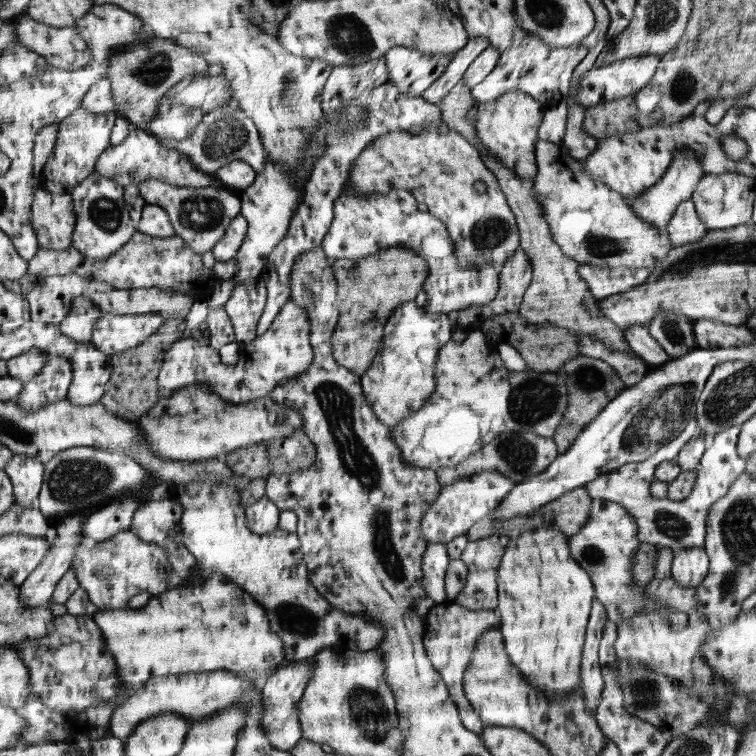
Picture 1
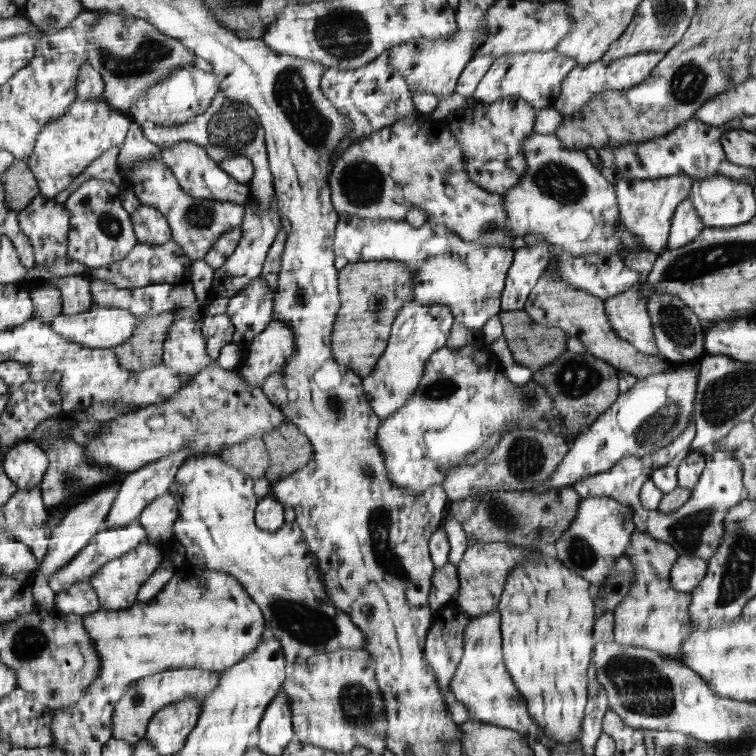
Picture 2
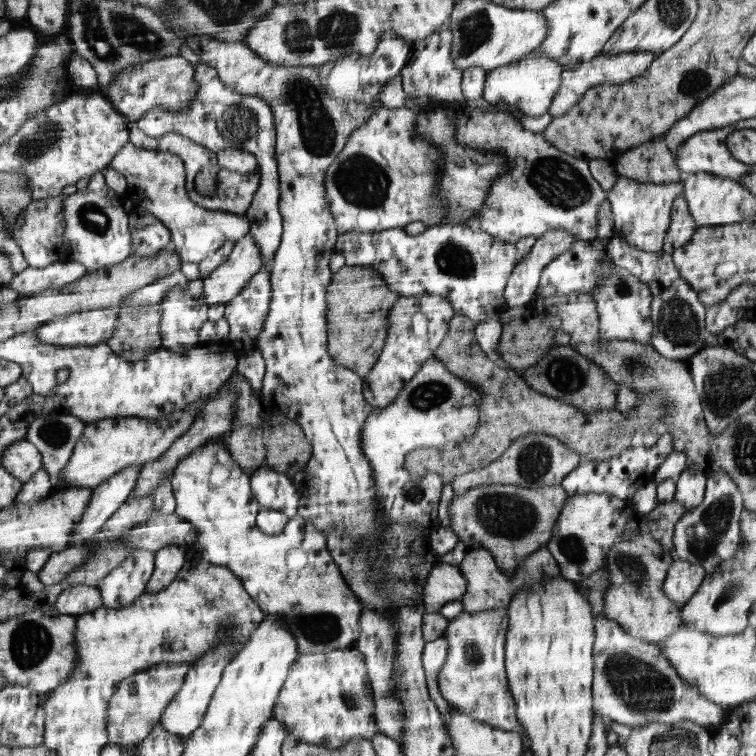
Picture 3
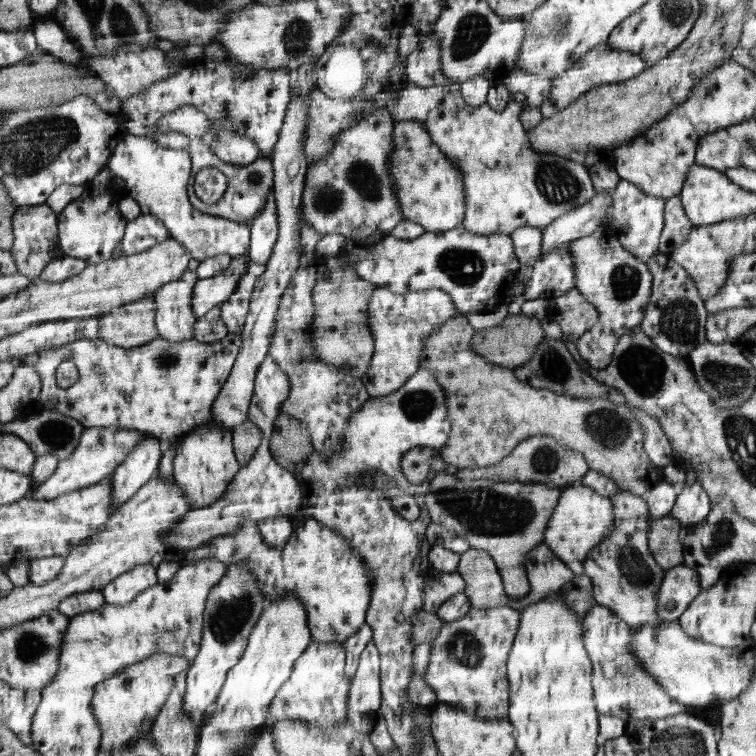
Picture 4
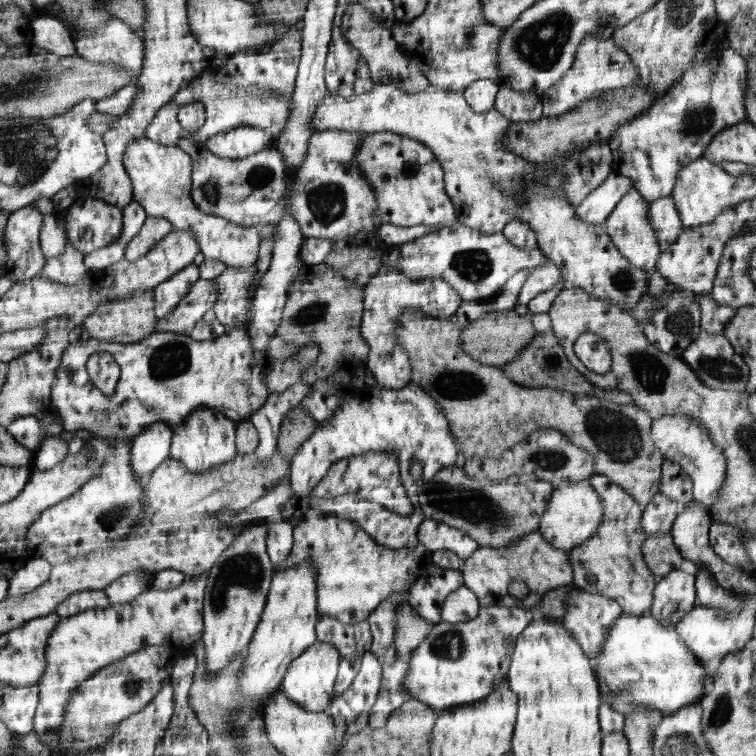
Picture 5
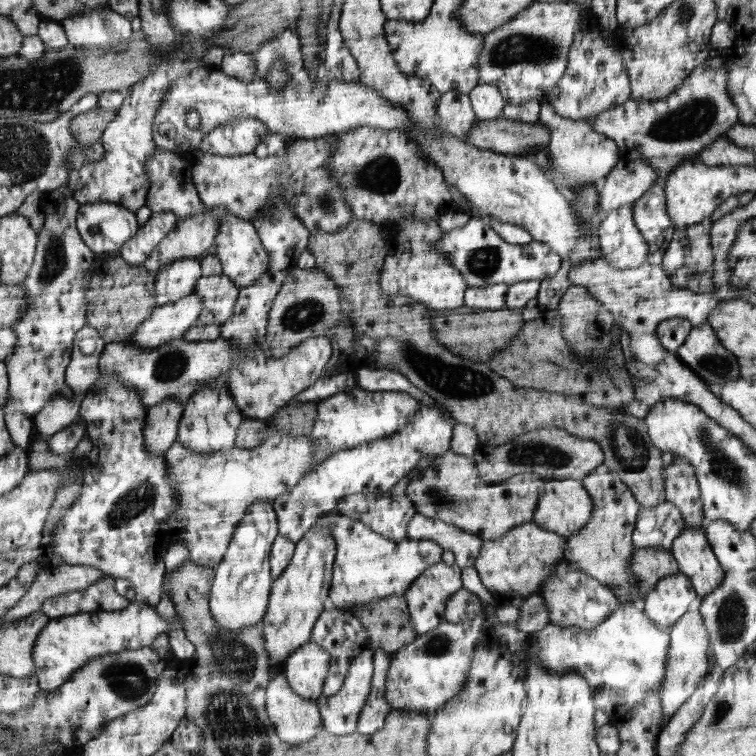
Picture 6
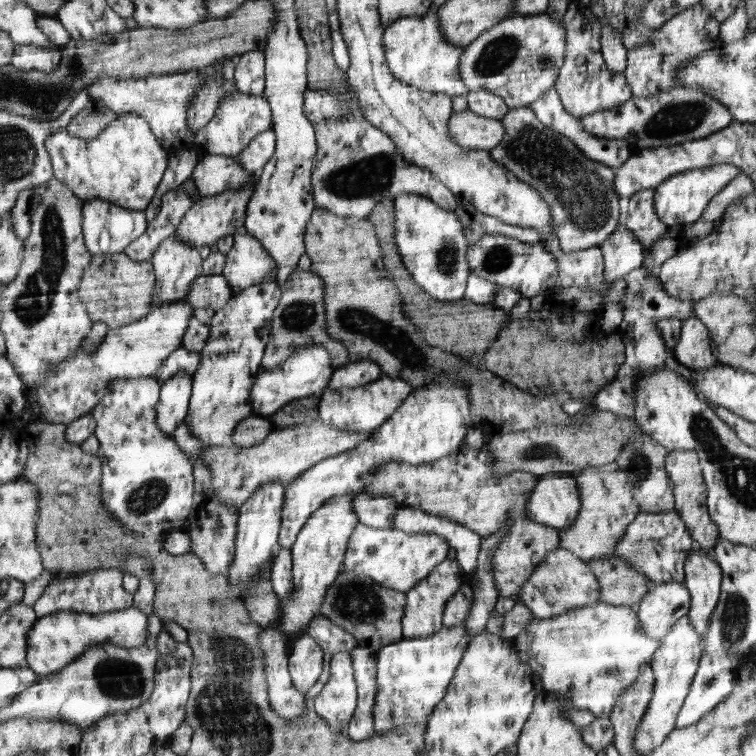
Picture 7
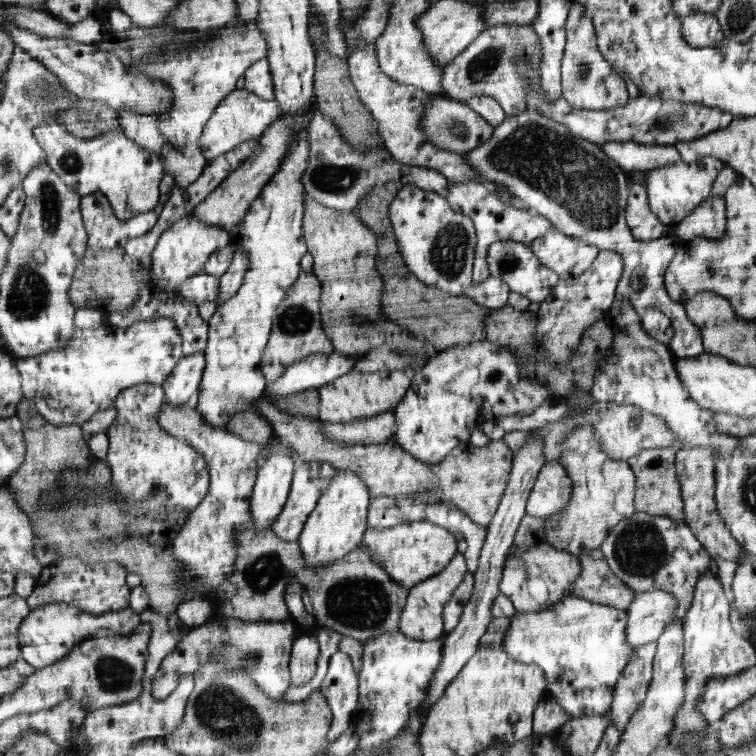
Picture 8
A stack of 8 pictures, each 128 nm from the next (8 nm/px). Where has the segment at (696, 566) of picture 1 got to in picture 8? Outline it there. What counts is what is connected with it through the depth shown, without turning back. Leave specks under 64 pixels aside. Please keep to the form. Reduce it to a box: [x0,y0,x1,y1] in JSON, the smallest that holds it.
[627,590,677,649]

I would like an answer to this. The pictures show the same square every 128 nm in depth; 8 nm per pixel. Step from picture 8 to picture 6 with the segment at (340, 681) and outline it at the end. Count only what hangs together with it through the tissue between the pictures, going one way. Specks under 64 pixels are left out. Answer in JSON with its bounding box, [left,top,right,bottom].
[315,648,373,732]

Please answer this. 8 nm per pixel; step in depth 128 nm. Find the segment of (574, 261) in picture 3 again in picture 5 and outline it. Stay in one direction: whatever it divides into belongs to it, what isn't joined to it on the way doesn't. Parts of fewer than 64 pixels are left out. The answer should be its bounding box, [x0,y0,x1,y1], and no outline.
[516,259,562,304]

